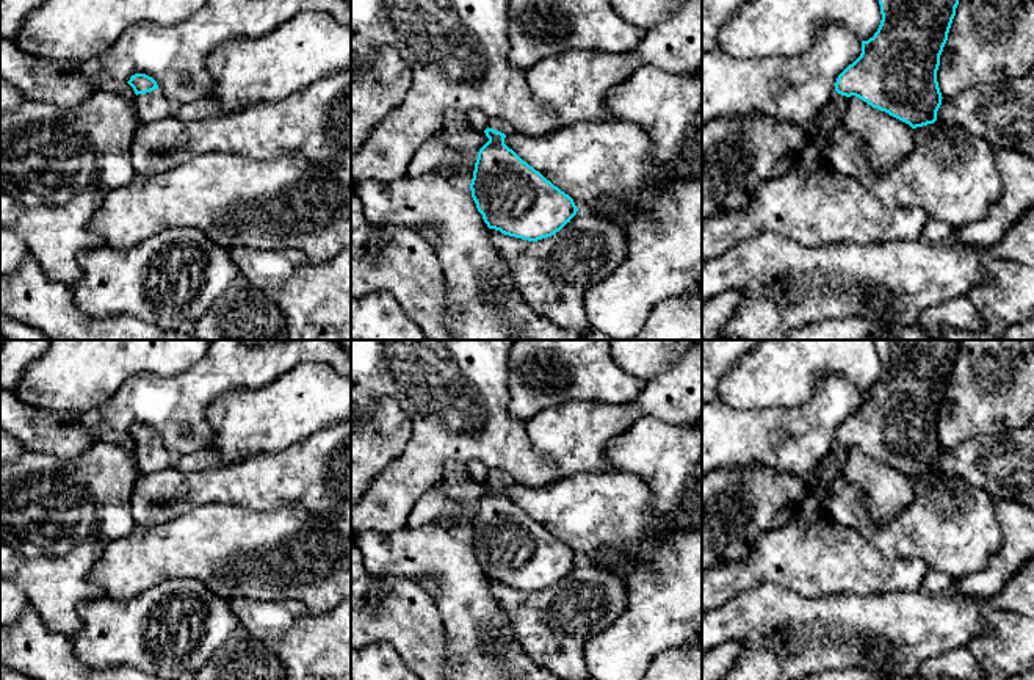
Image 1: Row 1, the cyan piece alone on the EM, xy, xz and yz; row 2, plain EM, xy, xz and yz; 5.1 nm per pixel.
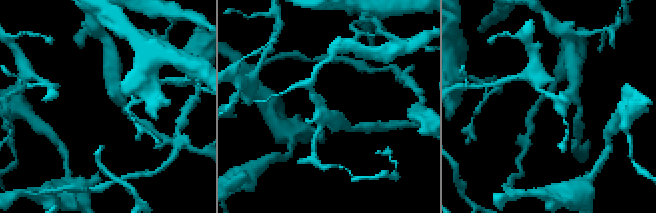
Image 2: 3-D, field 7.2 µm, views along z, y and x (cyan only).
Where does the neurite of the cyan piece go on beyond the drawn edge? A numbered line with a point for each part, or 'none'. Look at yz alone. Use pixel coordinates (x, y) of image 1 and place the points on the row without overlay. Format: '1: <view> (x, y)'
1: yz (829, 467)

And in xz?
1: xz (502, 477)

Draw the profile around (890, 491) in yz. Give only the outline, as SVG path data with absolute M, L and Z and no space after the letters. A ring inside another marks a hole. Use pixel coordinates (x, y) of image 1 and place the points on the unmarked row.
M851 447L841 468L848 483L868 494L868 512L874 525L884 525L906 509L915 498L913 479Z

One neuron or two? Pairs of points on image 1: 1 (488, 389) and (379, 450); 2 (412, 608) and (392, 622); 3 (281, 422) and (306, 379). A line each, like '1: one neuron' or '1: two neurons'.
1: two neurons
2: one neuron
3: one neuron

